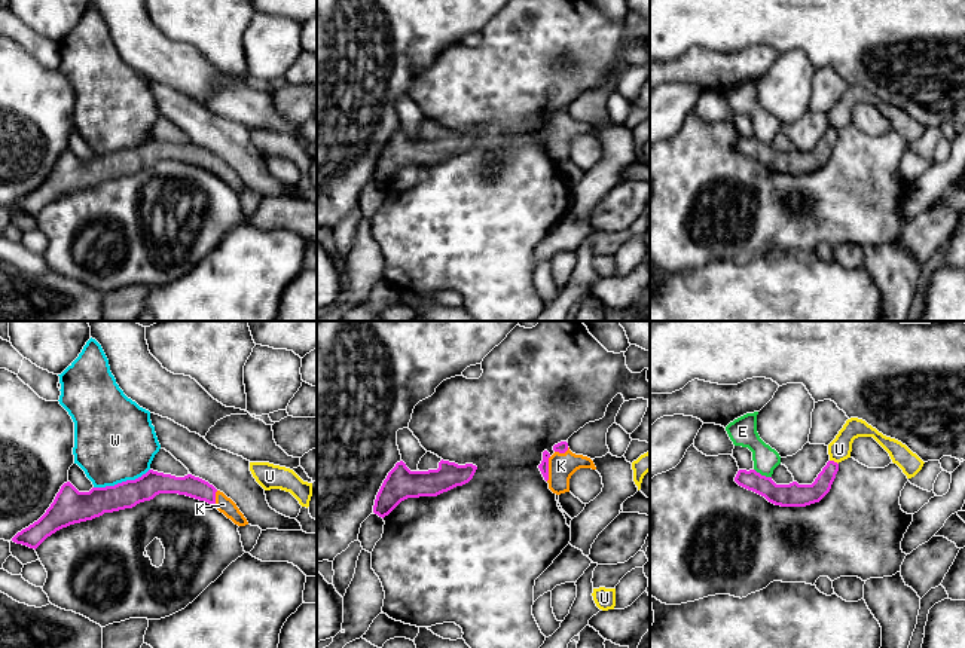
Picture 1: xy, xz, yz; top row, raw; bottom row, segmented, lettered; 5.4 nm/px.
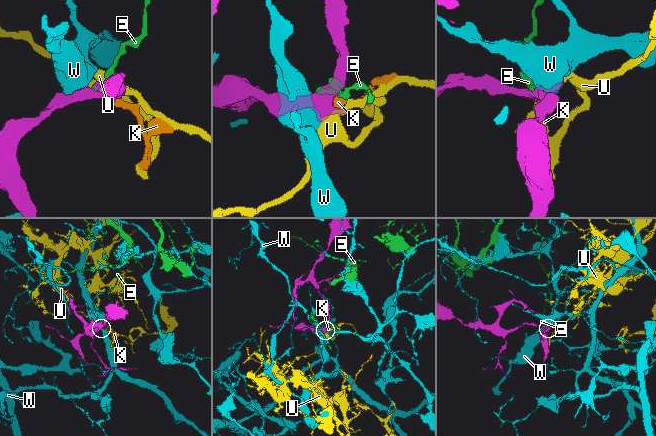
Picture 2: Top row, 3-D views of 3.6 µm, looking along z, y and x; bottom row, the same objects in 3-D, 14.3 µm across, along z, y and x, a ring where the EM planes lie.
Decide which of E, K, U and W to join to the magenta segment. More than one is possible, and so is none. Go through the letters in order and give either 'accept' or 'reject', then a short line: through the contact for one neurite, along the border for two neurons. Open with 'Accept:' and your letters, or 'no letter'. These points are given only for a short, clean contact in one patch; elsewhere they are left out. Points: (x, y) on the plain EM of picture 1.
Accept: K
E: reject | yz (754, 135), (770, 144)
K: accept | xz (543, 134), (547, 135), (558, 135), (561, 133)
U: reject | yz (830, 127), (837, 131)
W: reject | xy (149, 135), (134, 146), (94, 155)

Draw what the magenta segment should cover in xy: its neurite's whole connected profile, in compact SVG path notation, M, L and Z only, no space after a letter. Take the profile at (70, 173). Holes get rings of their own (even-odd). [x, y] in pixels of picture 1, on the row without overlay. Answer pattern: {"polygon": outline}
{"polygon": "M149 137L135 147L92 155L89 159L79 159L70 149L64 150L46 180L18 199L12 208L36 217L48 204L62 195L92 187L104 180L132 175L159 161L178 161L205 168L235 192L248 192L236 171L208 149L192 141L175 144Z"}

